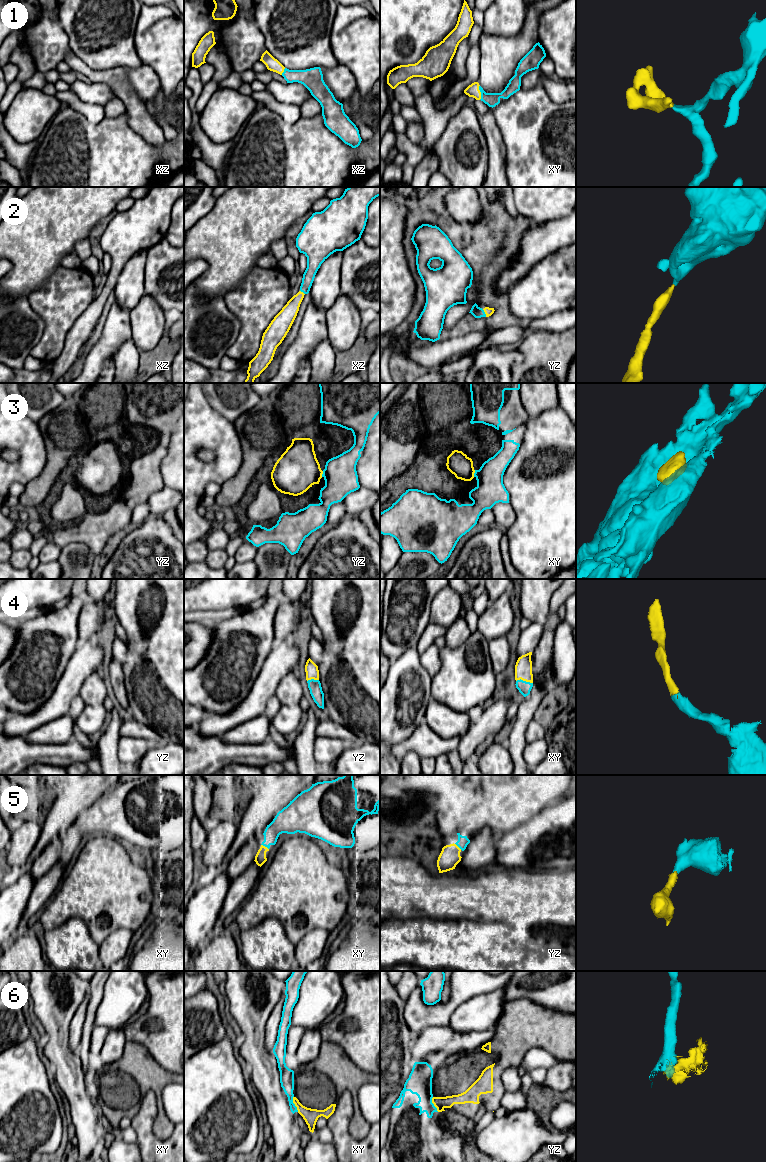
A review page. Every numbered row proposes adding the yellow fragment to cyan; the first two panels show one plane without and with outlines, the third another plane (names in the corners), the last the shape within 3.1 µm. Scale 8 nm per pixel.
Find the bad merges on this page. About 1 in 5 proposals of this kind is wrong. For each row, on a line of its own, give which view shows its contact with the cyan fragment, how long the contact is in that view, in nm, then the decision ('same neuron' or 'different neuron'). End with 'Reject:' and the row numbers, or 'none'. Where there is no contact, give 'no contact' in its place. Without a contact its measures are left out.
1: xy | 120 nm | same neuron
2: yz | 70 nm | same neuron
3: xy | 60 nm | same neuron
4: xy | 140 nm | same neuron
5: xy | 80 nm | same neuron
6: xy | 130 nm | different neuron
Reject: 6

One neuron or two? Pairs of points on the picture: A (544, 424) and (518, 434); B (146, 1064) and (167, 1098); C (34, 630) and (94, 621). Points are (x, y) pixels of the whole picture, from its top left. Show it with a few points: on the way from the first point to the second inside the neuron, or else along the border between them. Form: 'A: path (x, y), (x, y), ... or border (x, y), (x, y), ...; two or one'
A: border (529, 417), (524, 423), (525, 432), (522, 440); two
B: border (173, 1082), (170, 1082), (163, 1088), (160, 1098); two
C: border (85, 601), (78, 618), (78, 641); two

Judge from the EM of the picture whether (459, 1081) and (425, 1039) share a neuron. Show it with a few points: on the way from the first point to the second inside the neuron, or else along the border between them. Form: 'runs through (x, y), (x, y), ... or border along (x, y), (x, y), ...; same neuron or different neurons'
border along (469, 1053), (454, 1053), (446, 1060); different neurons

